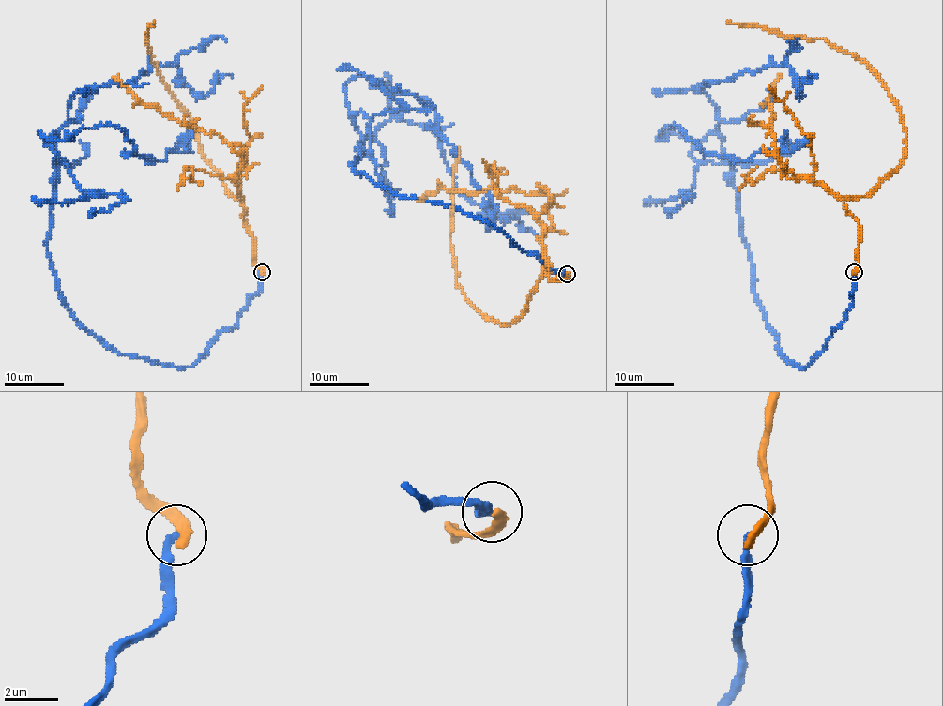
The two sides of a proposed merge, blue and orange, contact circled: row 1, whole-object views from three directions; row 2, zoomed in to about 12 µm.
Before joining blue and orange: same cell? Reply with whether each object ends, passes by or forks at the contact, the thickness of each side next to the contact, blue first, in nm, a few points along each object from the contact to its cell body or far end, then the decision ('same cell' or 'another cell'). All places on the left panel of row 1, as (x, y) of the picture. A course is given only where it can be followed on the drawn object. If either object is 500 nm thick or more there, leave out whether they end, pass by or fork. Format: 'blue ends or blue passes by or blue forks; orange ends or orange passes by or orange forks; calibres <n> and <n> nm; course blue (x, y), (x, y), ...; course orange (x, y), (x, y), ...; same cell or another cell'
blue ends; orange ends; calibres 220 and 400 nm; course blue (262, 272), (190, 366), (112, 351), (66, 303), (40, 131), (110, 124), (153, 160), (182, 135); course orange (262, 272), (243, 202), (203, 154), (190, 113), (152, 62), (144, 39), (155, 20); another cell

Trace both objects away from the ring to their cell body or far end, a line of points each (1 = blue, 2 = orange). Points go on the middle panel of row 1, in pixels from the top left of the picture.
1: (567, 273), (495, 225), (356, 171), (349, 80), (424, 97), (490, 196), (487, 230)
2: (567, 273), (551, 279), (548, 264), (525, 310), (508, 325), (467, 298), (449, 244), (460, 146)

